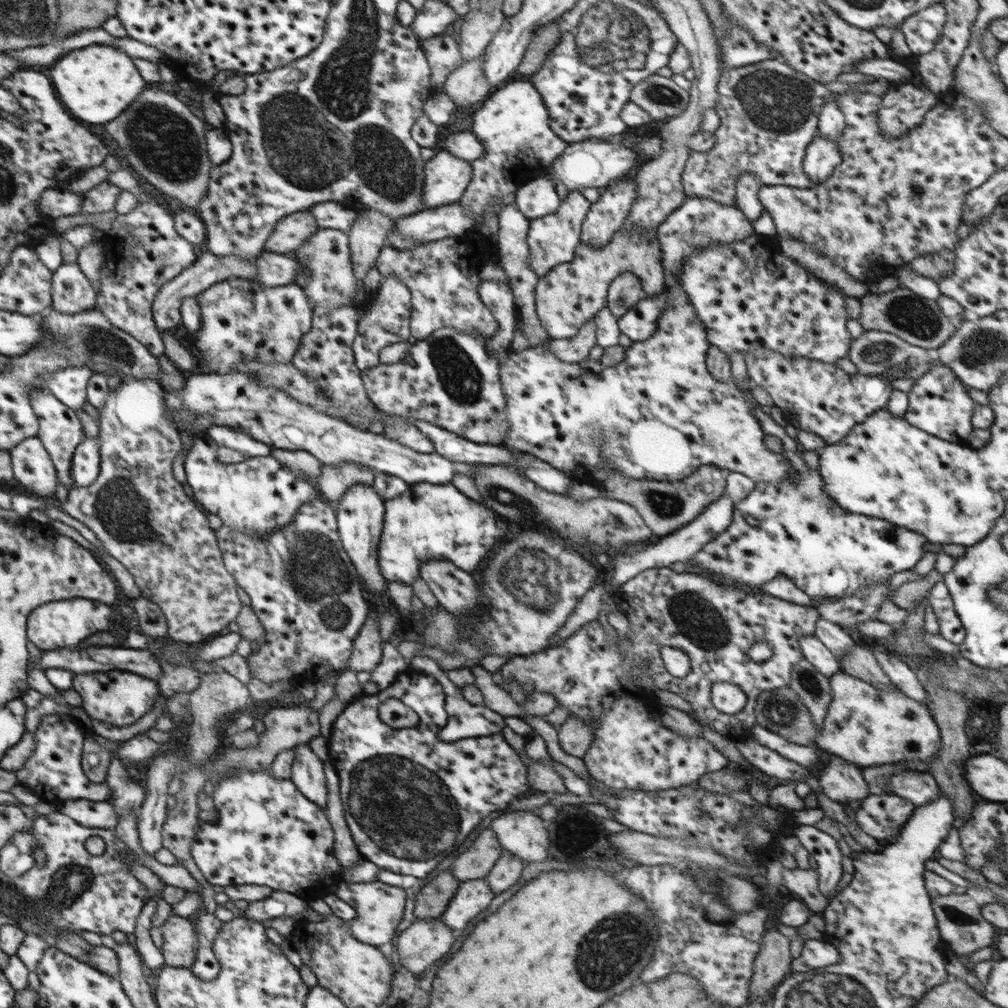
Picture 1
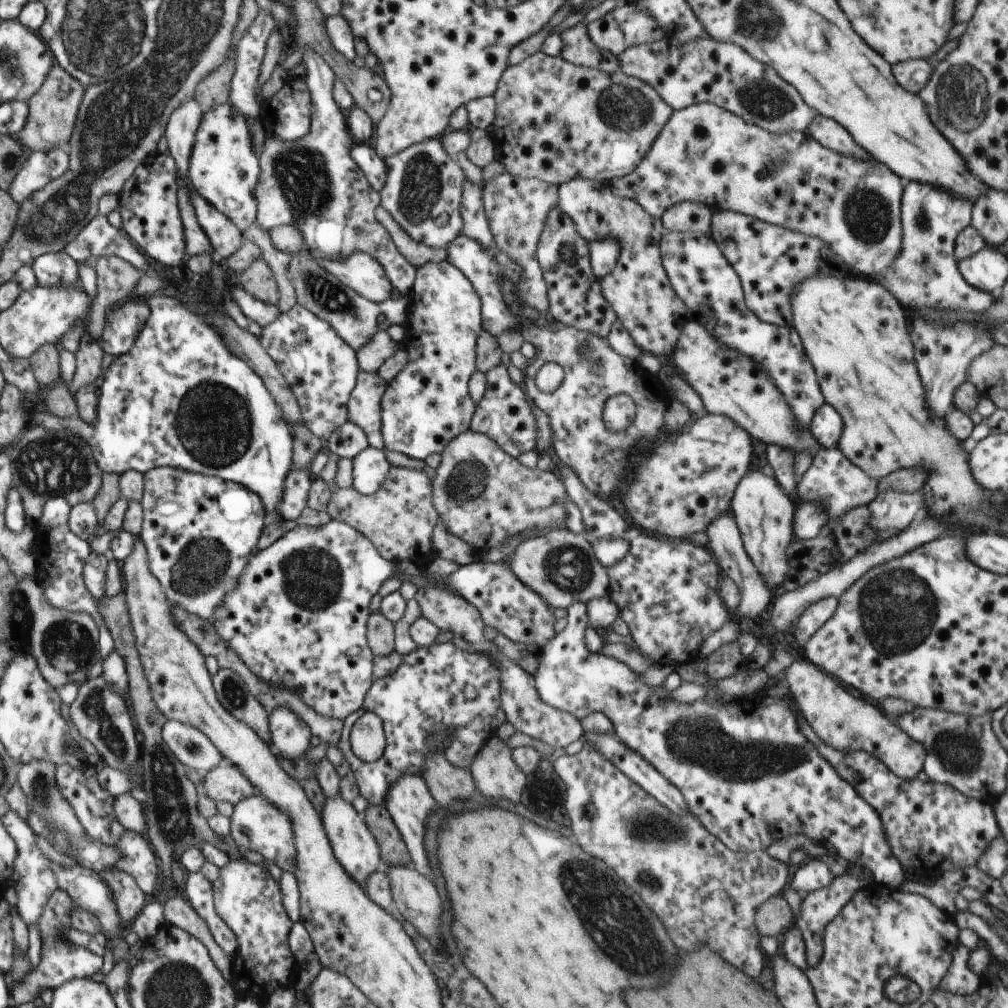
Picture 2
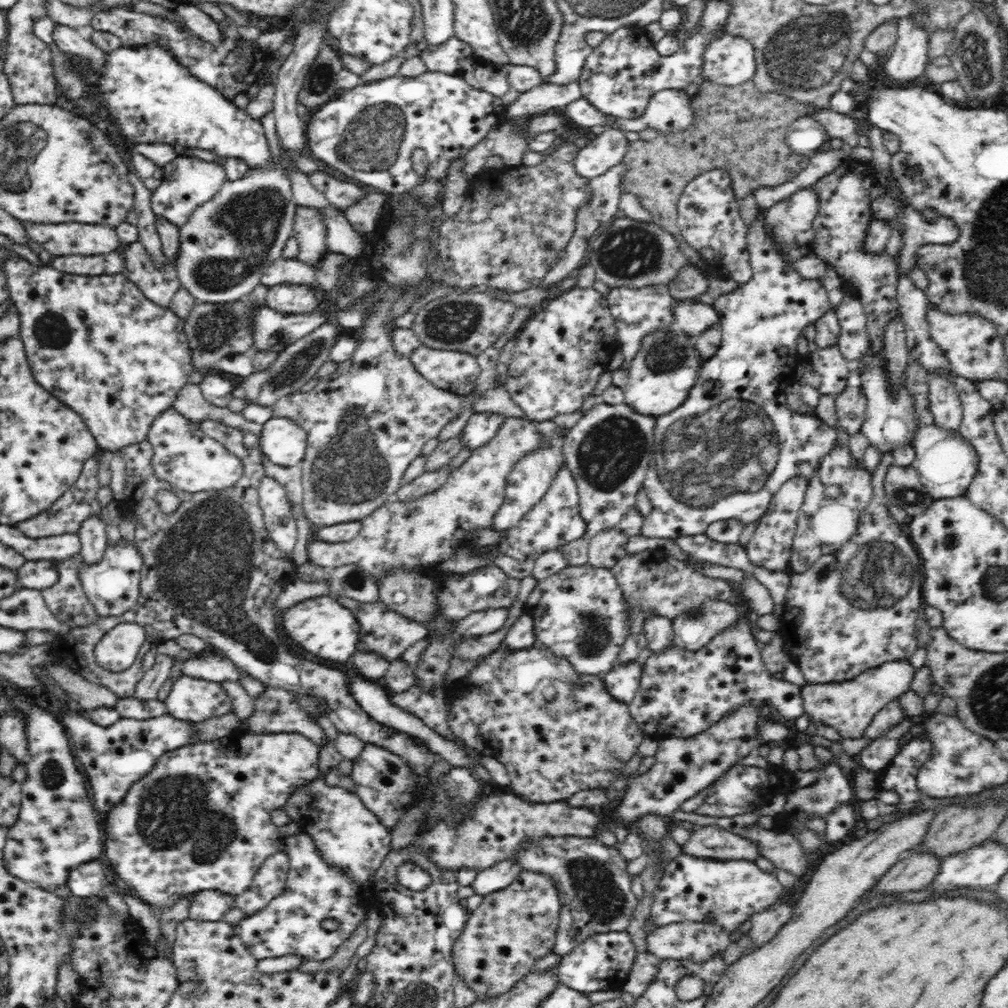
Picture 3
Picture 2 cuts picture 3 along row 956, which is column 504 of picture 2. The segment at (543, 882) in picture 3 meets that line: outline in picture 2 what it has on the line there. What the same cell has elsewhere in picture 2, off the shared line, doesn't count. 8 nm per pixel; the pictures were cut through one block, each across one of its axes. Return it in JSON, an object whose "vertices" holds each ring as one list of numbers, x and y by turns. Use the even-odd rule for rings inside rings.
{"vertices":[[472,429,465,430,446,445,431,485,434,506,440,519,447,524,447,529,466,542,478,542,478,536,486,536,483,552,503,545,511,536,523,533,523,530,546,534,546,529,550,532,566,528,567,492,559,473,525,467,517,458,504,452,489,436]]}

